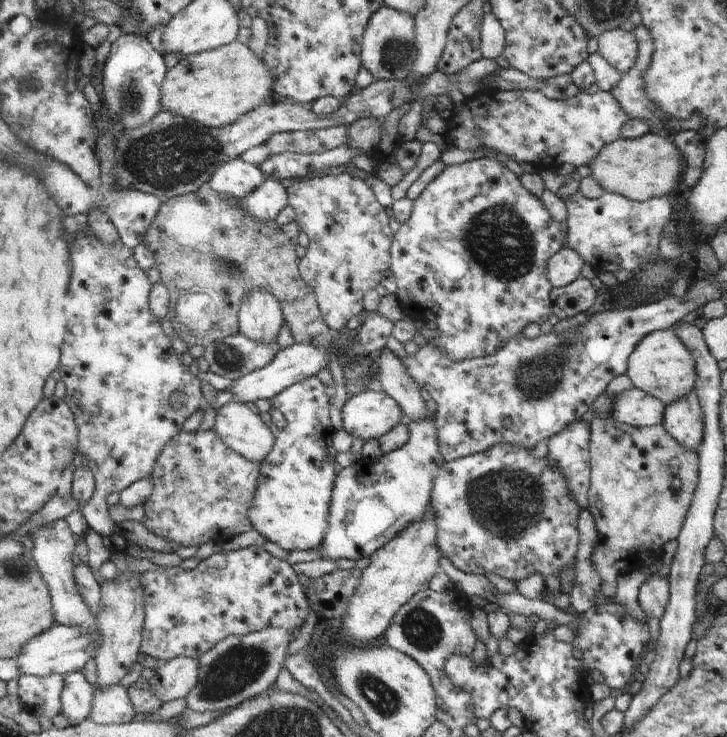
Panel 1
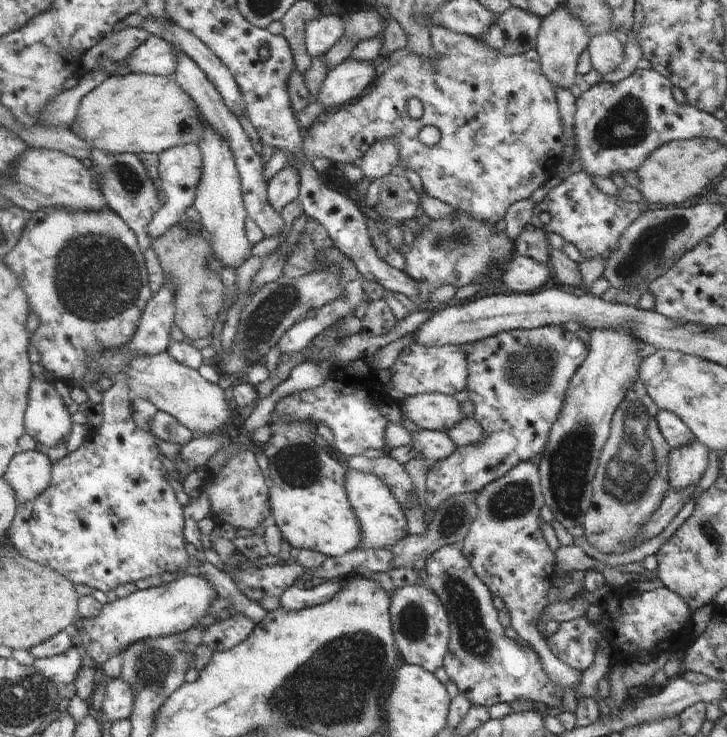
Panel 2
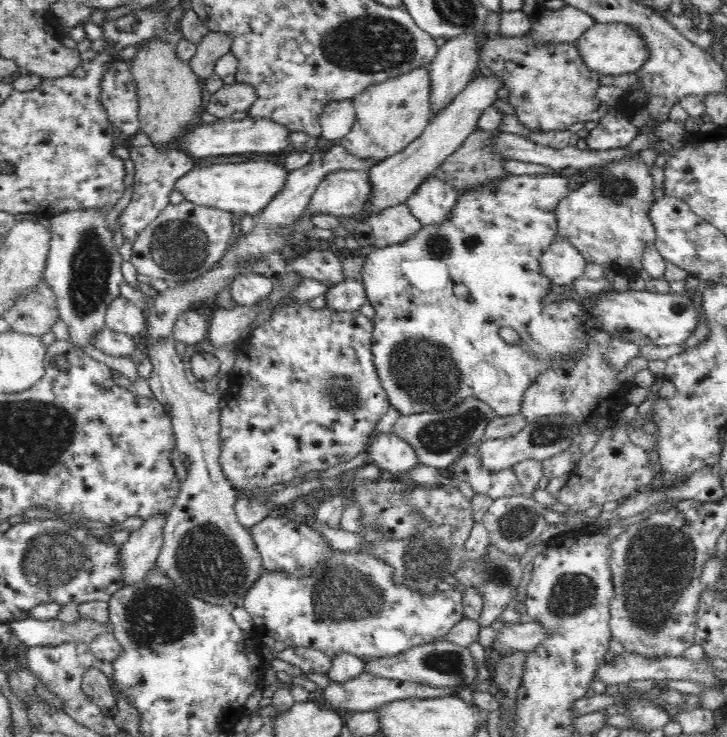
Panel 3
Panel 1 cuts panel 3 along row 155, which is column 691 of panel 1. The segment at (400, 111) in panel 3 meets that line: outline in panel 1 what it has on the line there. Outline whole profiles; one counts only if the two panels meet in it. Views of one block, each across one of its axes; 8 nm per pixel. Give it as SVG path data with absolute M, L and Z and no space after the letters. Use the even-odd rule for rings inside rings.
M657 330L641 338L627 360L625 376L631 380L633 388L639 388L641 392L657 398L665 406L683 400L689 394L695 394L695 360L671 330Z

